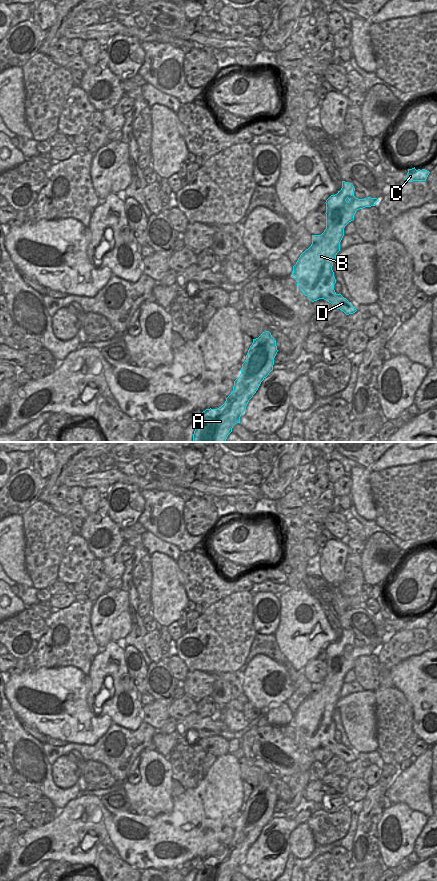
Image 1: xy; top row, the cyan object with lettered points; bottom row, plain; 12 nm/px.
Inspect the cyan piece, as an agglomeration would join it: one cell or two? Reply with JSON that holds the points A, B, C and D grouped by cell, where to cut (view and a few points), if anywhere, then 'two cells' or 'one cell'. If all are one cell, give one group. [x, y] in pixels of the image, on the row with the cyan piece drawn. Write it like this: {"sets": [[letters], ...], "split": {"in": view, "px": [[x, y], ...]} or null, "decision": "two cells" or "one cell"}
{"sets": [["A", "B", "C", "D"]], "split": null, "decision": "one cell"}

